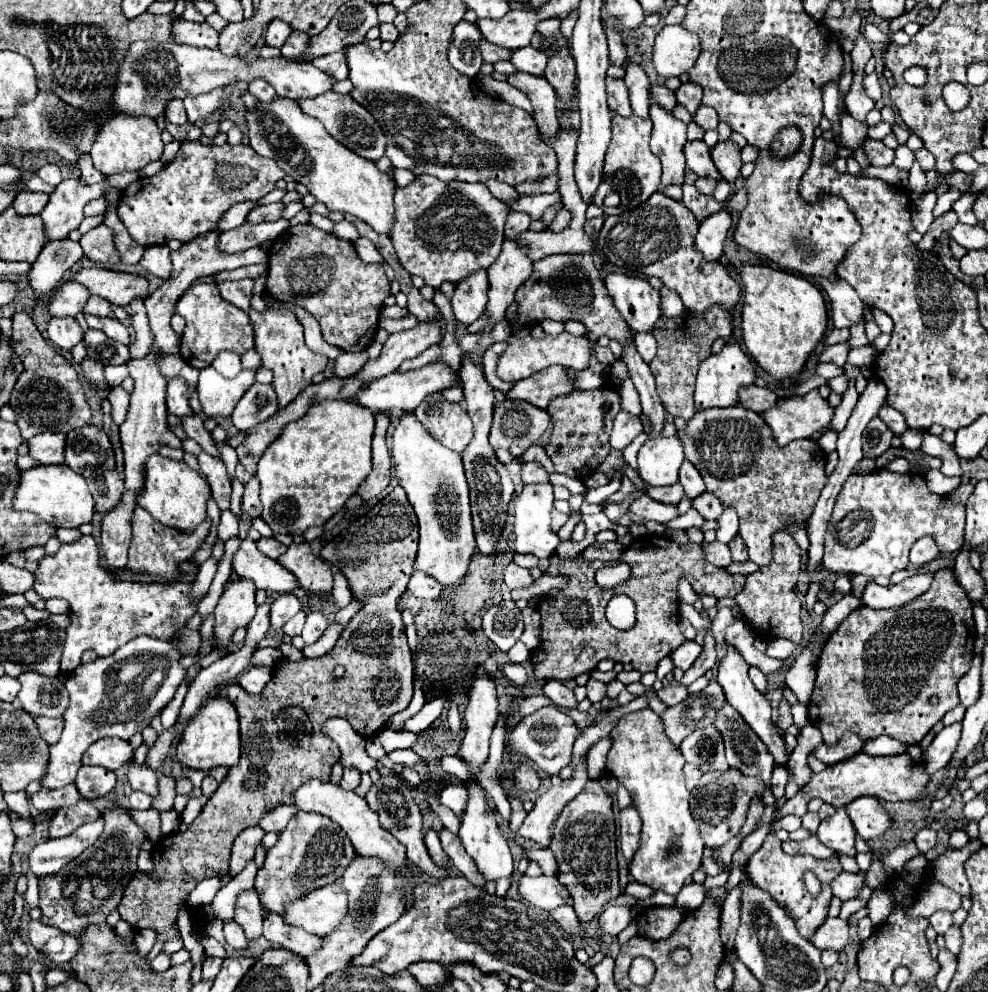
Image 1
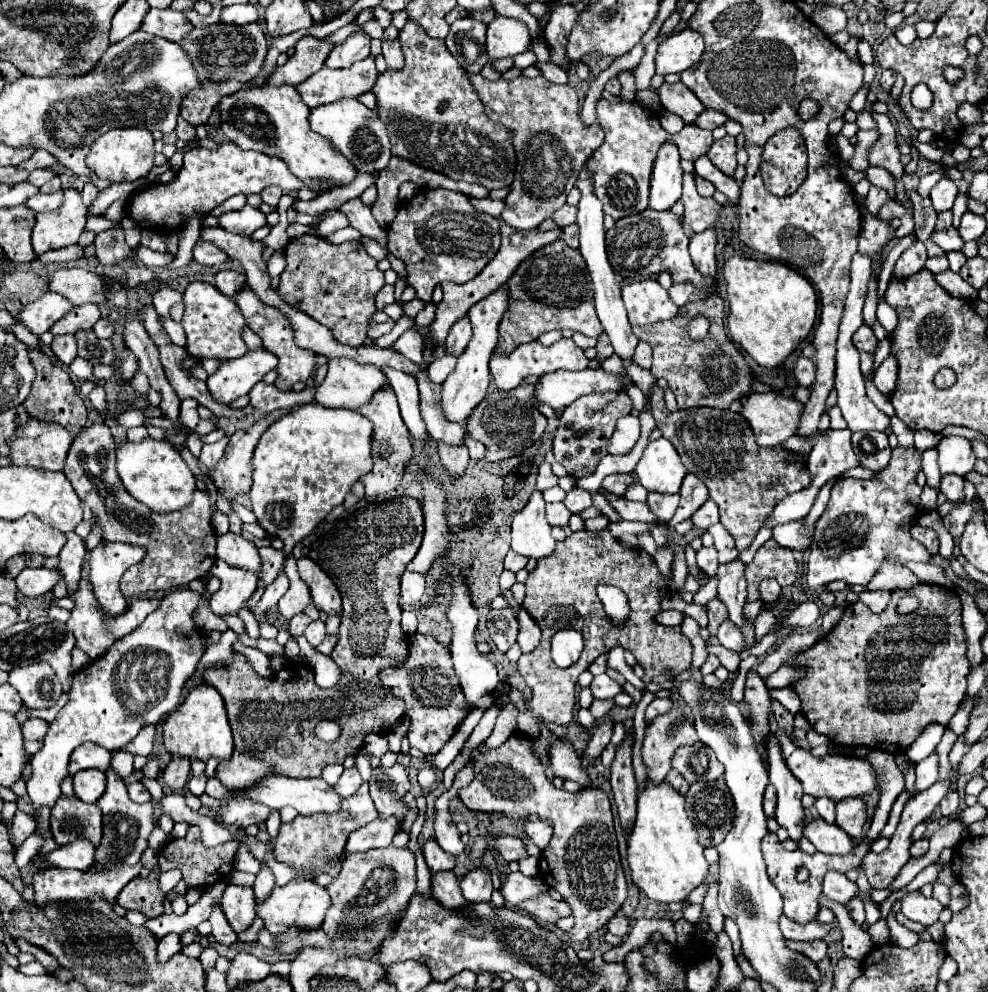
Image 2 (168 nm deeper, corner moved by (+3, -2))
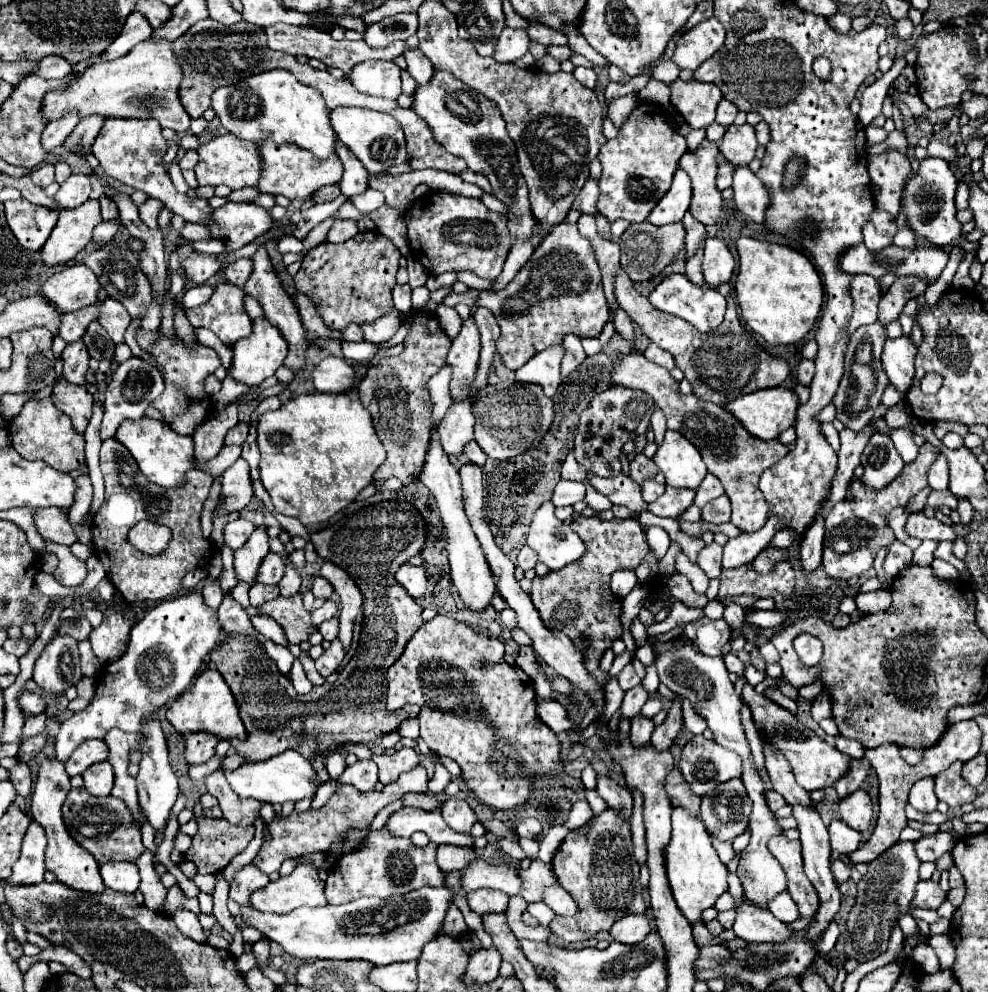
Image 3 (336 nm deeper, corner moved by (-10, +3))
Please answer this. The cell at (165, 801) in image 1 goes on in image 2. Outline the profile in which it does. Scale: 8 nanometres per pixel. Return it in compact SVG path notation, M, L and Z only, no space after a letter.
M174 757L170 761L170 765L162 771L164 785L170 791L178 791L178 793L182 793L186 781L188 781L188 775L190 775L190 761L186 761L182 757Z

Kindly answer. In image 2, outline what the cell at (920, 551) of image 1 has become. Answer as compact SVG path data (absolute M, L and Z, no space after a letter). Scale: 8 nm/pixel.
M914 525L912 527L912 537L918 539L928 549L930 555L936 555L938 553L938 537L936 537L936 533L932 529L922 527L922 525Z

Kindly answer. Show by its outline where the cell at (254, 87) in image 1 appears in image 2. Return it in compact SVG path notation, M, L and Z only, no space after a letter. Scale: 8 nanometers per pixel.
M310 35L302 37L294 45L296 53L288 57L288 61L282 67L274 69L274 73L266 79L266 85L298 85L300 81L306 81L322 67L332 47L334 45L328 41Z

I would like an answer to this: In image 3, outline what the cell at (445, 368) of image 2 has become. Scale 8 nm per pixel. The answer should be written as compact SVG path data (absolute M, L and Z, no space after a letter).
M443 366L431 380L429 380L429 394L431 394L431 400L435 400L435 406L433 406L433 424L437 426L441 420L443 420L443 416L445 416L445 412L447 412L447 408L451 406L451 398L449 398L449 378L451 376L447 376L447 372L449 372L449 368L447 366Z

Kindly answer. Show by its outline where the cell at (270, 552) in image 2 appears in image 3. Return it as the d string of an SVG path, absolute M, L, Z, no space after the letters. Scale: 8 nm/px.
M269 552L269 556L259 566L259 576L255 576L255 582L261 582L261 584L279 584L279 580L283 578L283 570L285 570L283 558L273 554L273 552Z

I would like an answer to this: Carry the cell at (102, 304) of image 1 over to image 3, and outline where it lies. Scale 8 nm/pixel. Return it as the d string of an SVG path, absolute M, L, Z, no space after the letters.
M99 302L97 304L91 304L89 308L81 308L77 312L63 314L61 316L61 326L59 326L59 336L67 344L79 340L83 336L85 328L89 326L89 322L91 320L97 320L97 314L99 314Z

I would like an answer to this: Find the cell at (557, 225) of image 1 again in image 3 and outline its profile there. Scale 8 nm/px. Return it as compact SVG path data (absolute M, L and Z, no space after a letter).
M589 178L587 184L581 188L579 196L573 202L573 208L585 212L585 214L595 214L597 212L597 198L599 198L599 188L597 188L597 180Z

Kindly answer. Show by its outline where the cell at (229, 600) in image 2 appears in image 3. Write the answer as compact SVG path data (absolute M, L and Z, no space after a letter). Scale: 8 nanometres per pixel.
M255 526L247 544L243 544L243 548L235 550L235 570L237 570L239 580L253 582L257 568L267 554L269 554L267 526Z

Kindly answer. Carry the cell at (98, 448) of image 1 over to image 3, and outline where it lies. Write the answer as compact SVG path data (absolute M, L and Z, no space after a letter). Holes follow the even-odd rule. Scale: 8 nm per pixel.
M115 438L105 440L101 446L101 472L105 476L105 504L93 516L91 532L93 550L99 556L107 578L131 604L175 596L181 588L181 578L191 570L205 568L213 554L213 544L203 538L199 522L213 478L191 468L191 472L187 472L187 480L183 480L179 488L159 488L139 472L131 452ZM139 520L153 520L171 528L171 542L163 554L147 556L127 544L127 532Z

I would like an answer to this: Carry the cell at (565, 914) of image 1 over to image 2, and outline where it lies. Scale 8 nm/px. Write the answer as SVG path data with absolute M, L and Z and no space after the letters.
M550 895L528 899L518 907L524 909L528 915L542 919L546 923L556 923L562 917L570 917L570 905L566 905L566 901L556 901Z

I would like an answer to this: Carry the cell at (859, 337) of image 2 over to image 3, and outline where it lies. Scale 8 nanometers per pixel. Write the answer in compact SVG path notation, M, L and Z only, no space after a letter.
M901 336L895 340L885 340L883 346L883 354L881 354L881 362L883 362L883 370L887 372L891 384L905 396L907 388L911 388L913 384L913 360L917 354L917 346L913 344L911 336Z

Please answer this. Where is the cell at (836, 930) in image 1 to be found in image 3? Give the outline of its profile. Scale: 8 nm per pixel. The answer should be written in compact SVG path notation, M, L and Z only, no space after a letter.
M781 892L779 896L775 896L771 900L771 904L767 906L781 922L795 922L799 920L799 912L797 912L797 904L791 900L791 896L787 892Z

